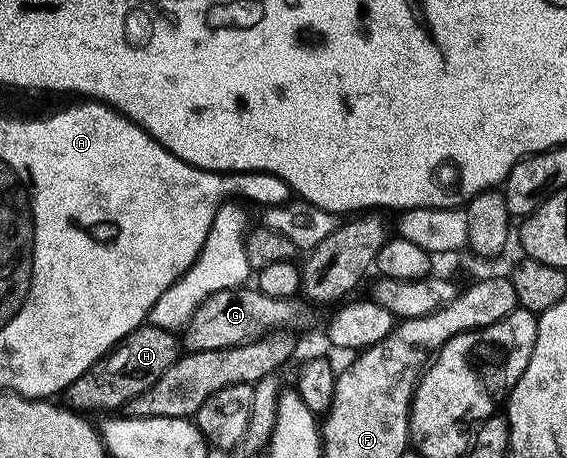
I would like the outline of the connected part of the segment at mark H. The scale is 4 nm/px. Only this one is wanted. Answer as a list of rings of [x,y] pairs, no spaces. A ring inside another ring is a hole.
[[[143,325],[131,333],[123,343],[118,344],[113,351],[109,351],[100,362],[92,365],[92,369],[88,369],[88,373],[84,373],[84,377],[80,377],[80,381],[73,383],[64,392],[64,399],[67,399],[65,402],[78,413],[90,413],[86,411],[110,411],[106,413],[114,413],[117,412],[114,411],[117,407],[126,409],[134,399],[148,393],[160,381],[160,377],[164,377],[164,373],[168,373],[168,369],[172,369],[172,365],[178,363],[179,358],[180,339],[175,332],[165,331],[153,325]]]

